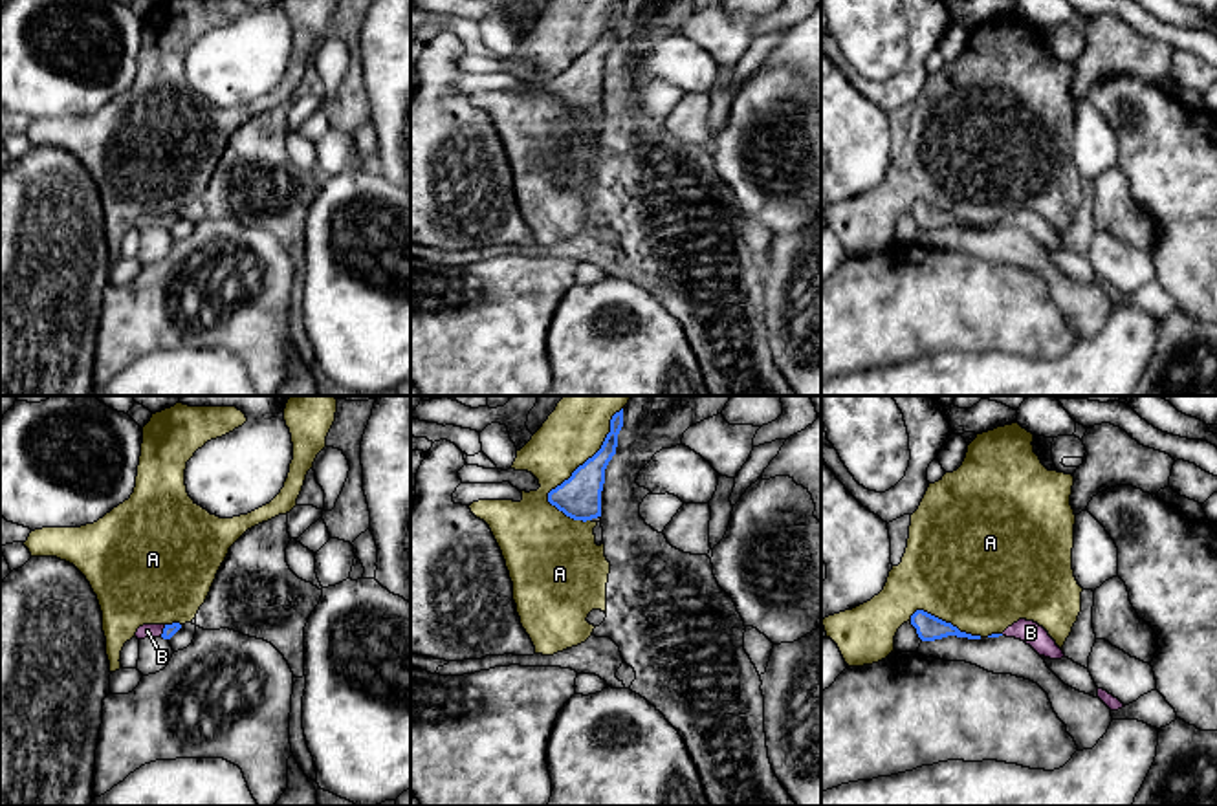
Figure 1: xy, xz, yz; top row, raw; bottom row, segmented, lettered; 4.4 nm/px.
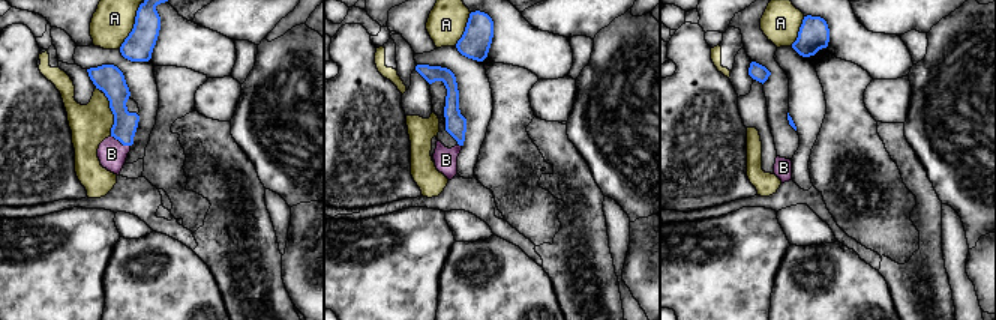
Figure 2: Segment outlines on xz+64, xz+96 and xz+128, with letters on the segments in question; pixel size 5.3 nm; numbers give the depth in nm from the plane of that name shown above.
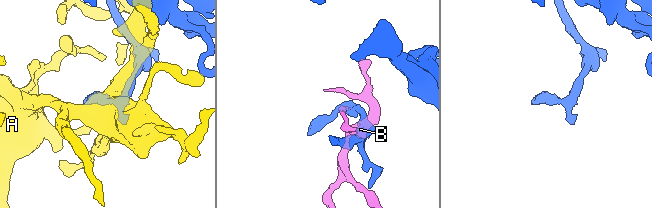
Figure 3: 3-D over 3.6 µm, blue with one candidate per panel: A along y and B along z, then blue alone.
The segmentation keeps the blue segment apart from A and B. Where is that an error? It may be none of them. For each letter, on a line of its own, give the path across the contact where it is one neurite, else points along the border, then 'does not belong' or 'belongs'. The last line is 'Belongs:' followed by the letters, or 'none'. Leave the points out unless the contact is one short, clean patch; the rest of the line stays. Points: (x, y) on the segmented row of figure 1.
A: does not belong
B: runs through xy (169, 631), (164, 631), (147, 631); belongs
Belongs: B

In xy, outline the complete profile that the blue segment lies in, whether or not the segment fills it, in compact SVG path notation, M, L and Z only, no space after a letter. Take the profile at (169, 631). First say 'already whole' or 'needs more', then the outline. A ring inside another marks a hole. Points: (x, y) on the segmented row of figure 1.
needs more; M172 623L172 625L143 625L143 626L137 628L136 637L137 639L145 639L145 637L170 639L180 628L181 628L180 623Z

